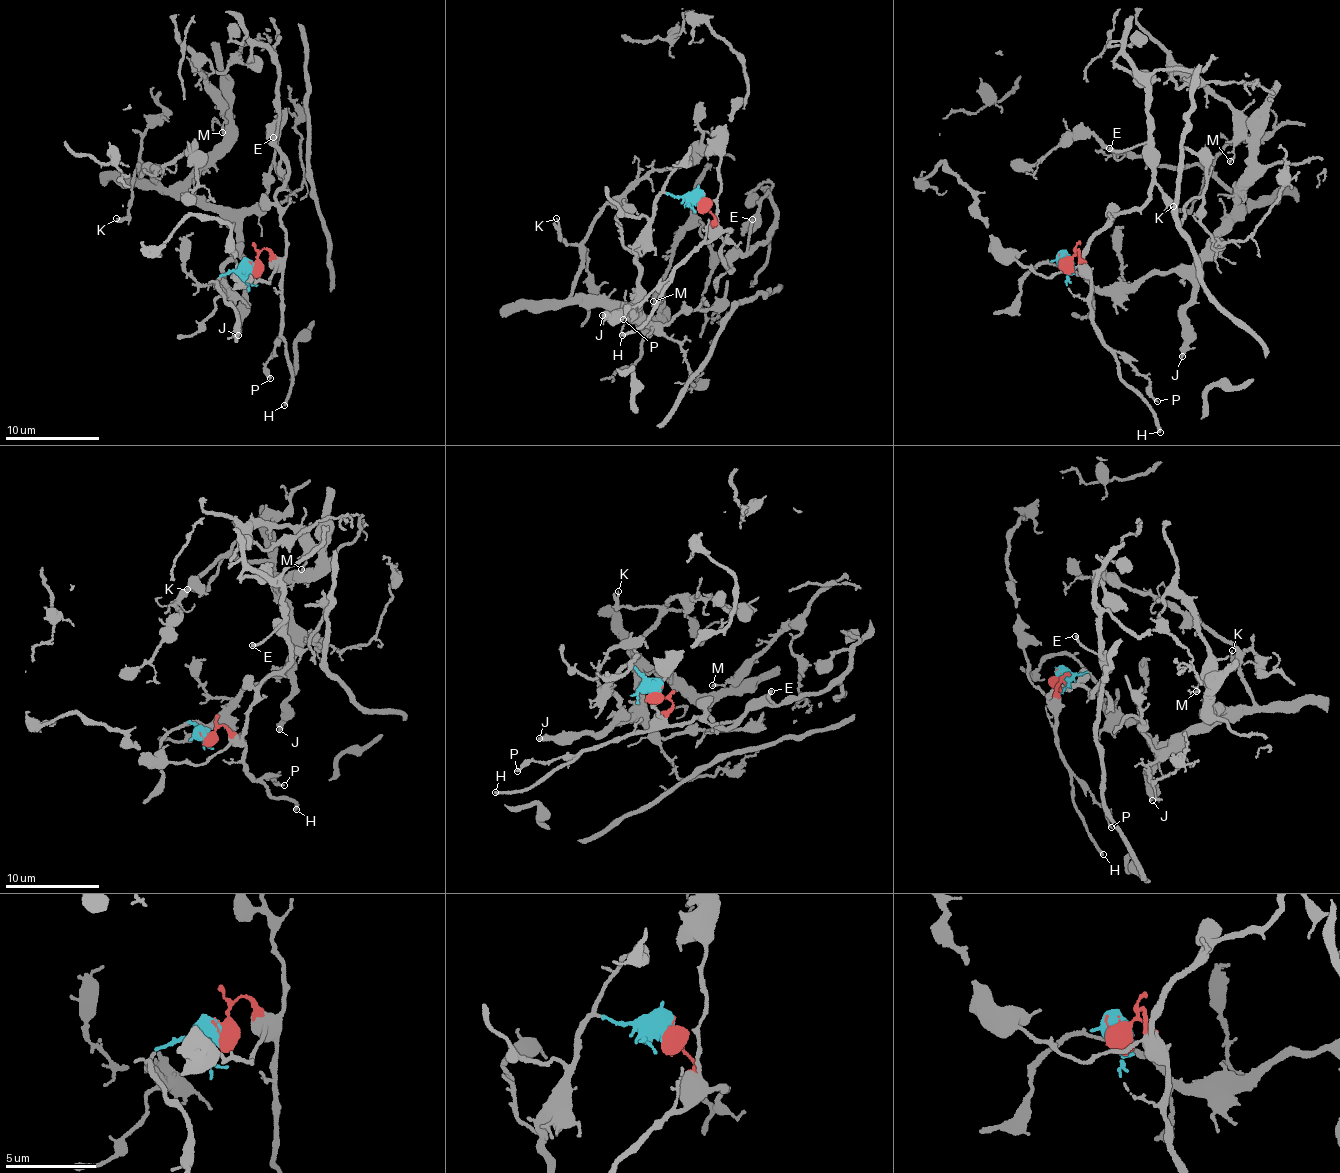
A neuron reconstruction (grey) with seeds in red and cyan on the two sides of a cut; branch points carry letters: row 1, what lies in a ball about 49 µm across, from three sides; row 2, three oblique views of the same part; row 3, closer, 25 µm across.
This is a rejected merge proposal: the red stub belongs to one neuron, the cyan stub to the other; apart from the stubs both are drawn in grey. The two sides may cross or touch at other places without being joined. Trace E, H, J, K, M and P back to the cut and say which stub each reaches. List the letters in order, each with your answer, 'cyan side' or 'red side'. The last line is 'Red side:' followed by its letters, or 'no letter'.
E: red side
H: red side
J: cyan side
K: cyan side
M: cyan side
P: red side
Red side: E, H, P

